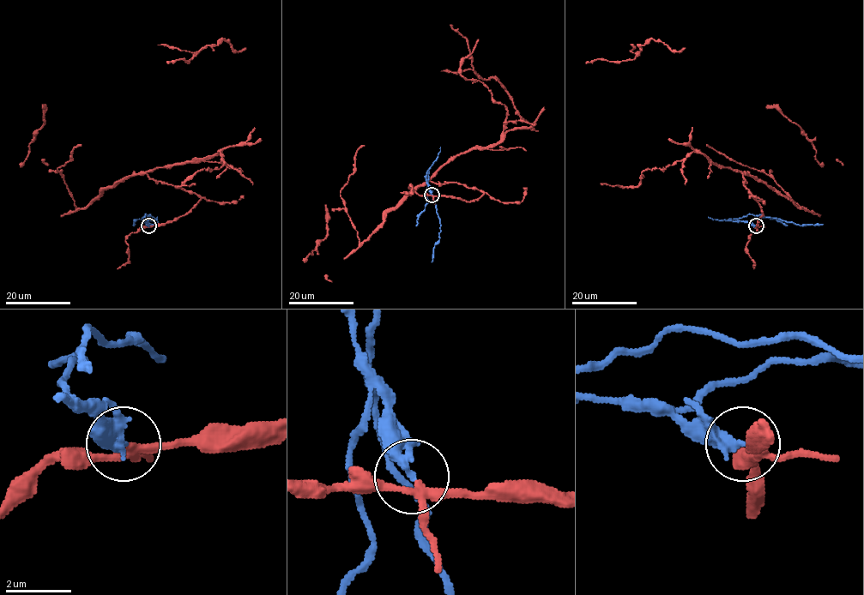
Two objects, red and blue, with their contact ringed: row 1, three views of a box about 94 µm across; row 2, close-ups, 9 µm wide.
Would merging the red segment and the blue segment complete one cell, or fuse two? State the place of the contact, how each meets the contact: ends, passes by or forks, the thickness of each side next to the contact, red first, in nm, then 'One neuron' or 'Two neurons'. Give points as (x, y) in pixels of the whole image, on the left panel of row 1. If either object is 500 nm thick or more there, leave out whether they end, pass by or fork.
Place: (148, 225). At the ring red forks. At the ring blue ends. Thickness 200 nm (red) against 360 nm. Two neurons

